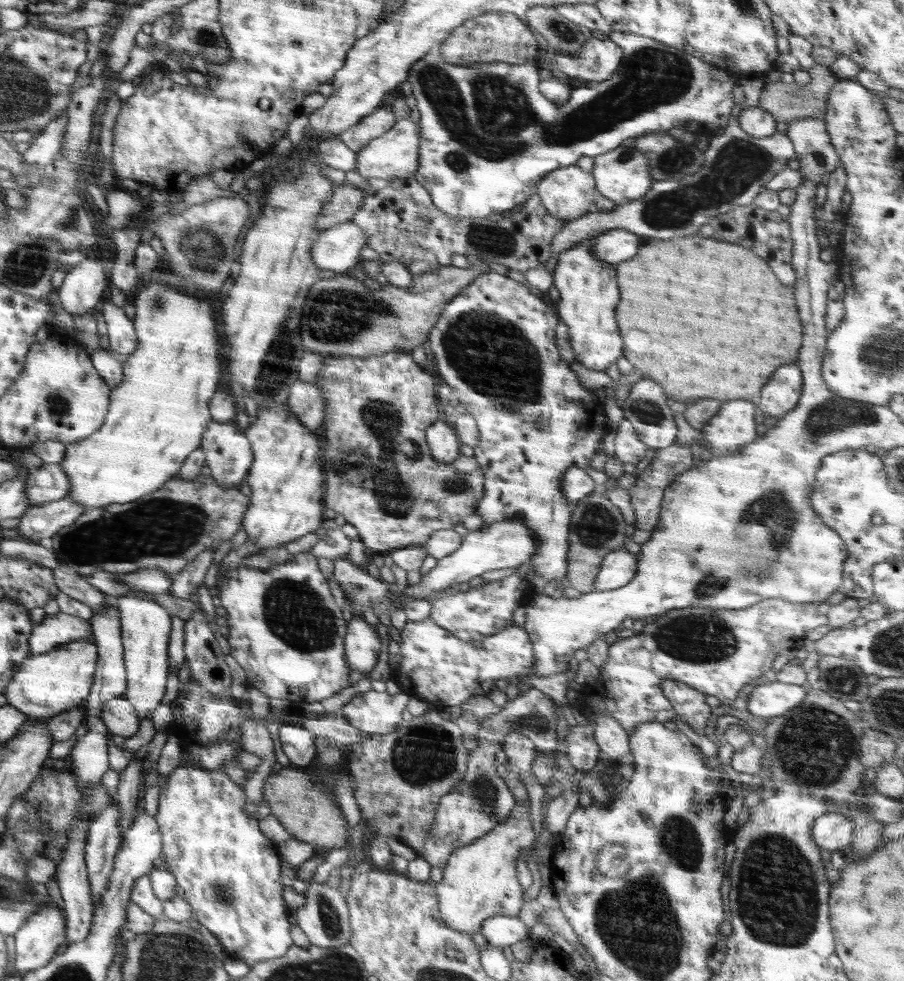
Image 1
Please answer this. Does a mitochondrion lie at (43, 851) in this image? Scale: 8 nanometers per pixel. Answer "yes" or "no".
no

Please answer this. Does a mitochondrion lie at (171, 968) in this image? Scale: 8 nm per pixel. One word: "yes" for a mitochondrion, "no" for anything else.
yes

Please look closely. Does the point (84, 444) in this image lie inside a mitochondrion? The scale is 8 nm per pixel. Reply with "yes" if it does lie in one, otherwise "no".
no

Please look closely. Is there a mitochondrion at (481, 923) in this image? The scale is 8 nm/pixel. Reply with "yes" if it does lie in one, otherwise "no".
no

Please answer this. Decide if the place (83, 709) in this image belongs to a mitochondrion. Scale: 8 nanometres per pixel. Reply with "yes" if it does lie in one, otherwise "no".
no

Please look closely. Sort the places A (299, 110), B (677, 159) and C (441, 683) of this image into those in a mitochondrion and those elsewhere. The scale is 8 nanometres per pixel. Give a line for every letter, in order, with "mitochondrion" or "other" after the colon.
A: other
B: mitochondrion
C: other

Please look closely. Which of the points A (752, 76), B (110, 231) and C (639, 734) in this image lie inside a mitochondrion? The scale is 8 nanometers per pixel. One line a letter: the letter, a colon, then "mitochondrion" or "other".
A: other
B: other
C: other

